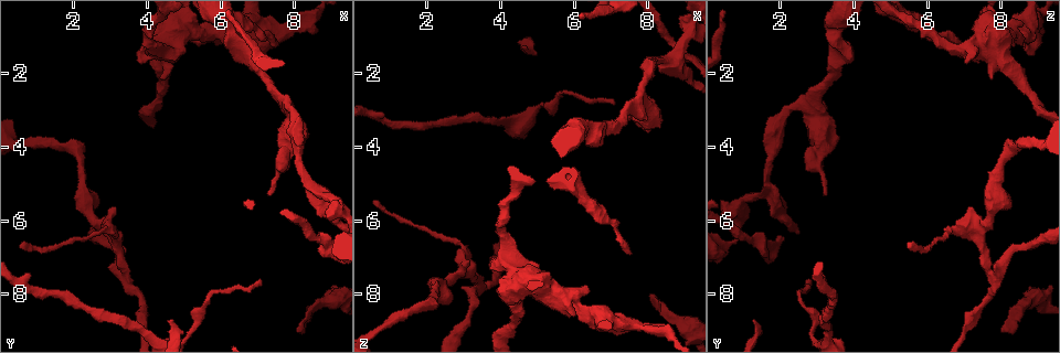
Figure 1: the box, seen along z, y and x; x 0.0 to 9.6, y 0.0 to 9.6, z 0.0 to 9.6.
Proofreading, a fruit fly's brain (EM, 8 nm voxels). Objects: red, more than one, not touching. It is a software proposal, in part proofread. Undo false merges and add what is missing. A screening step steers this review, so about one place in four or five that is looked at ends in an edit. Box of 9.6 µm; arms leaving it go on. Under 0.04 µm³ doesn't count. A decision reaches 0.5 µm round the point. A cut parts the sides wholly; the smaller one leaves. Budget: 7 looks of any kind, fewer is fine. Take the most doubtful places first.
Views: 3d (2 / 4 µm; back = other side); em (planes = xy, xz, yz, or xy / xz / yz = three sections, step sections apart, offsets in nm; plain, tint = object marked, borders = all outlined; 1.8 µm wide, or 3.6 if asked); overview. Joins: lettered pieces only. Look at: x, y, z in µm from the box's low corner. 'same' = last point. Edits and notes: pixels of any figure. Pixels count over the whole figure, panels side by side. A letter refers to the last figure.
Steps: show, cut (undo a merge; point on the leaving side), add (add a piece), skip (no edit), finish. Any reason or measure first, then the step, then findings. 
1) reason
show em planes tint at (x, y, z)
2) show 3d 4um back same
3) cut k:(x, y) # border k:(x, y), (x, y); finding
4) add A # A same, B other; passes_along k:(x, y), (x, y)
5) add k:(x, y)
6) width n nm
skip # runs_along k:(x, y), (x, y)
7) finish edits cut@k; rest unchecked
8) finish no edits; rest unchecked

branch stops here
show 3d 2um back at (7.50, 1.20, 7.00)

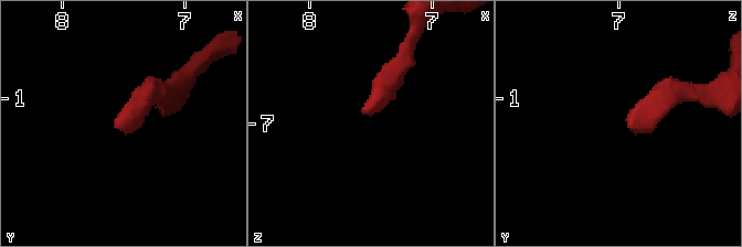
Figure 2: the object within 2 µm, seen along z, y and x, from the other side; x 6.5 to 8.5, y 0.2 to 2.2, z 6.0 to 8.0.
shape alone is not enough
show em planes borders at (7.52, 1.16, 6.96)

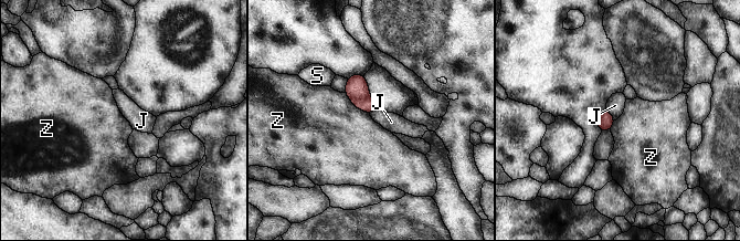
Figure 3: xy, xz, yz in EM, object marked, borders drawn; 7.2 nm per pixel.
width 120 nm
skip # J other, S other, Z other; border 3:(606, 107), (615, 119); none of them fits

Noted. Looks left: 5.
an open end
show 3d 4um at (8.05, 8.90, 7.95)

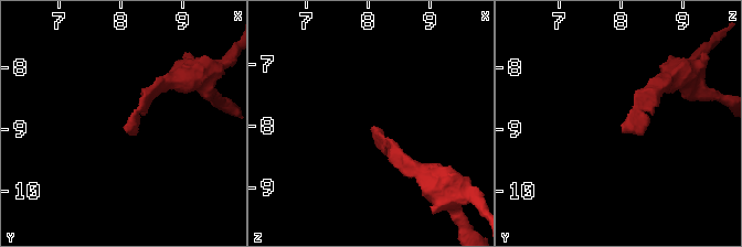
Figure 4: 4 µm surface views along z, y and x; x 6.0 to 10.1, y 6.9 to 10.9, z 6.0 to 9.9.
show em yz step 16 borders at (8.10, 8.90, 8.00)

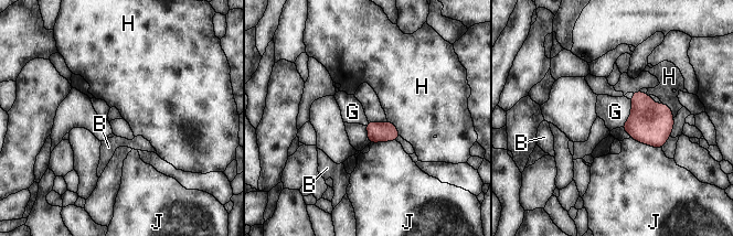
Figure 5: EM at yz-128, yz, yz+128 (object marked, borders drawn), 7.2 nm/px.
show em planes borders same

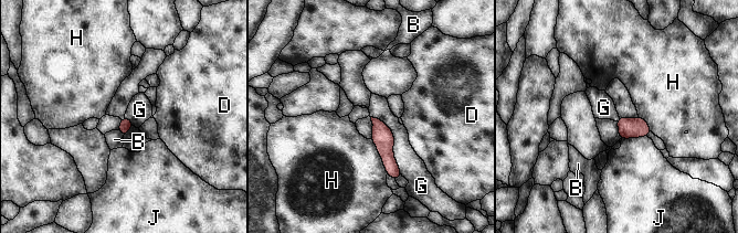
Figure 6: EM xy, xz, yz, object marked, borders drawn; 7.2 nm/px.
longest_contact G 480 nm
skip # B other, D other, G other, H other, J other; none of them fits

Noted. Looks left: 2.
an open end
show em planes tint at (8.70, 6.95, 1.65)

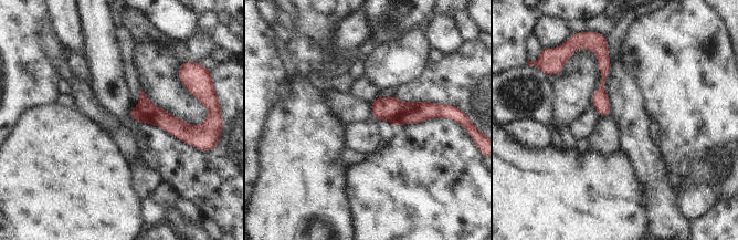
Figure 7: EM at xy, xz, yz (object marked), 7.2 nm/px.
what lies round it
show em planes borders same

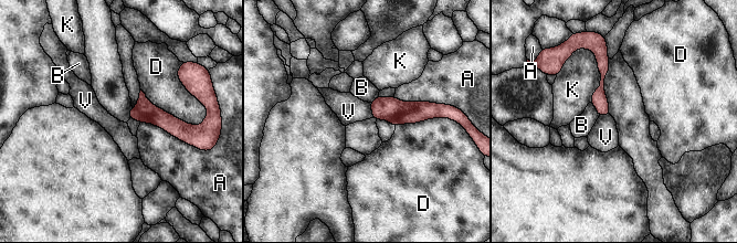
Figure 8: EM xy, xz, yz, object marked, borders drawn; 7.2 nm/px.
skip # A other, B other, D other, K other, V other; runs_along 8:(141, 95), (159, 118), (183, 136); no lettered piece goes on from it

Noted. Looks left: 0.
finish no edits; rest unchecked

